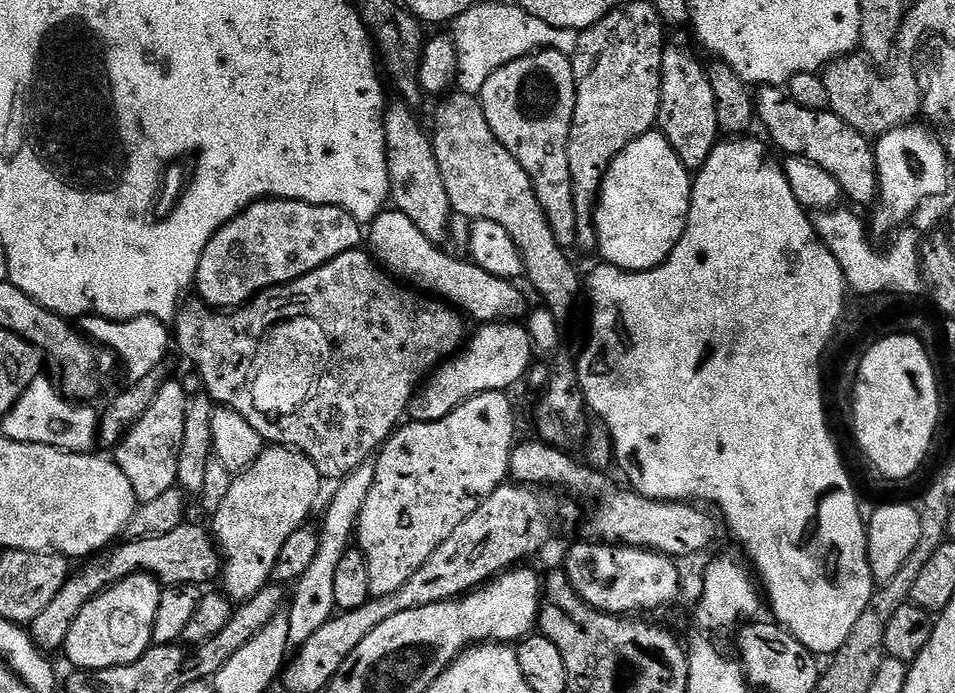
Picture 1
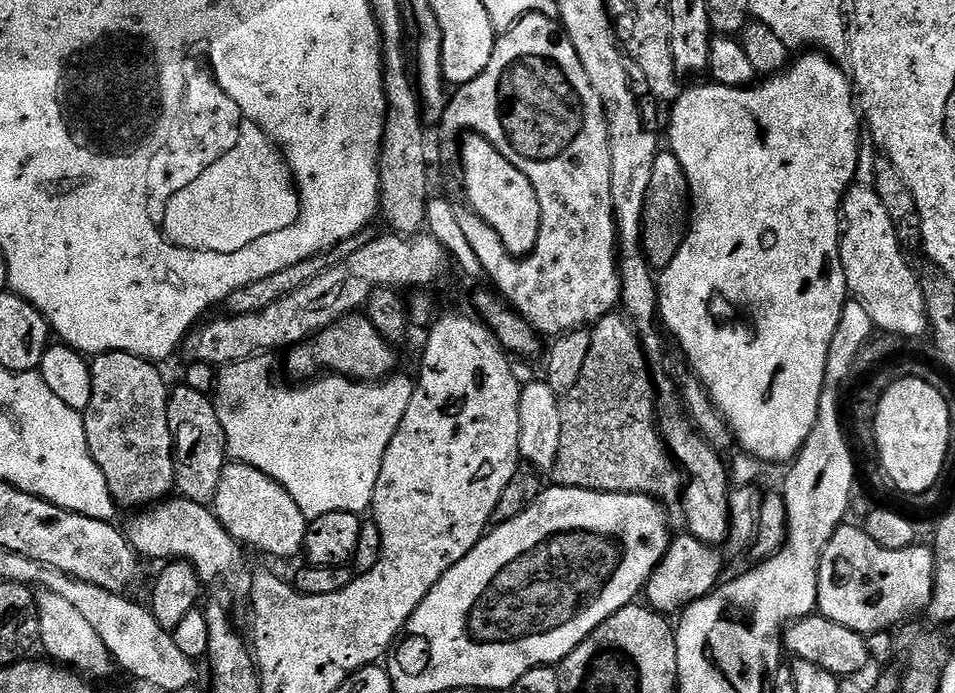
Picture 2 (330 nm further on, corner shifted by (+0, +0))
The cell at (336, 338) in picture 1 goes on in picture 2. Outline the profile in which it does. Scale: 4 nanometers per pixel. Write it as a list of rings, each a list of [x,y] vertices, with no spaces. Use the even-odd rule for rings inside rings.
[[[366,315],[343,316],[338,323],[315,333],[312,339],[297,344],[287,353],[288,372],[292,376],[300,376],[296,378],[316,378],[321,374],[335,373],[357,382],[380,382],[397,371],[395,350]]]

